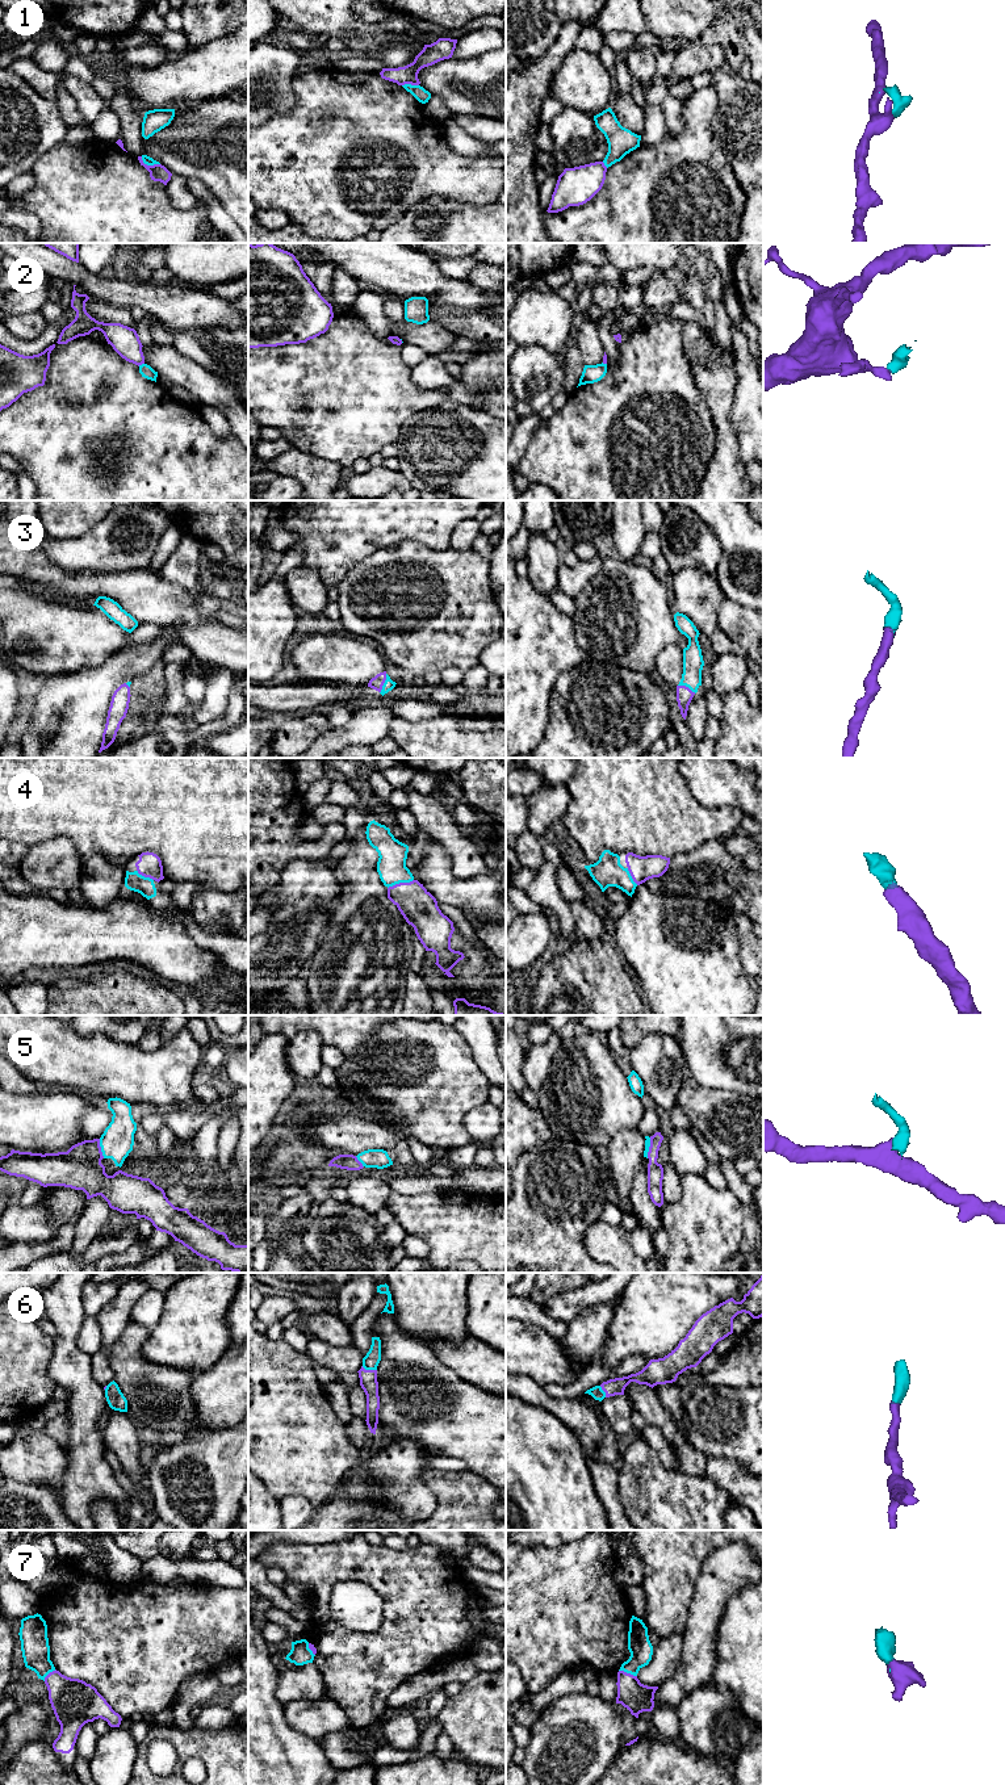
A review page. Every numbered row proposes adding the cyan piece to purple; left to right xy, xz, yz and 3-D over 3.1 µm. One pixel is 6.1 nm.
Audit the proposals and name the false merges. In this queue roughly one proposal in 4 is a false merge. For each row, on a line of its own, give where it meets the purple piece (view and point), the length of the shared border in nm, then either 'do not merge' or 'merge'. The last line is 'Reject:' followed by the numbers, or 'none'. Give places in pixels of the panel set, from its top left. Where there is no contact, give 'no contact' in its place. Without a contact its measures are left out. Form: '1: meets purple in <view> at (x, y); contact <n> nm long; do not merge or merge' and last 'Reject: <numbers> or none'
1: meets purple in xy at (149, 166); contact 130 nm long; do not merge
2: meets purple in xy at (141, 364); contact 40 nm long; do not merge
3: meets purple in xz at (384, 682); contact 130 nm long; merge
4: meets purple in xz at (400, 883); contact 170 nm long; merge
5: meets purple in xy at (100, 1148); contact 120 nm long; do not merge
6: meets purple in xz at (369, 1370); contact 100 nm long; merge
7: meets purple in yz at (628, 1674); contact 120 nm long; merge
Reject: 1, 2, 5

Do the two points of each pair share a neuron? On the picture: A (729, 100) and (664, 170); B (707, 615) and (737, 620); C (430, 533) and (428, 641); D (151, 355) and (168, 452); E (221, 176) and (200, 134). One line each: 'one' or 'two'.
A: two
B: two
C: two
D: two
E: one

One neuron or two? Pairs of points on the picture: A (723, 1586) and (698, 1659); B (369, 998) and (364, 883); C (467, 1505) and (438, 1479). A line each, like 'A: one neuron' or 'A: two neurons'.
A: one neuron
B: one neuron
C: one neuron

